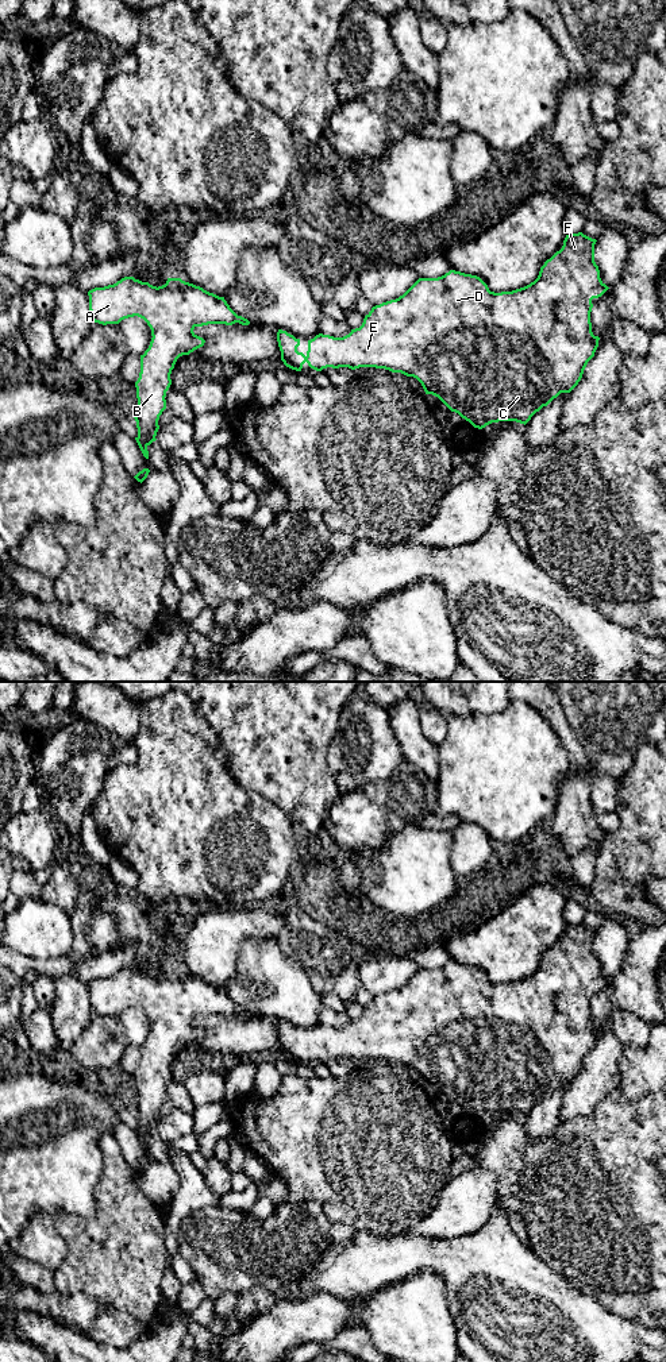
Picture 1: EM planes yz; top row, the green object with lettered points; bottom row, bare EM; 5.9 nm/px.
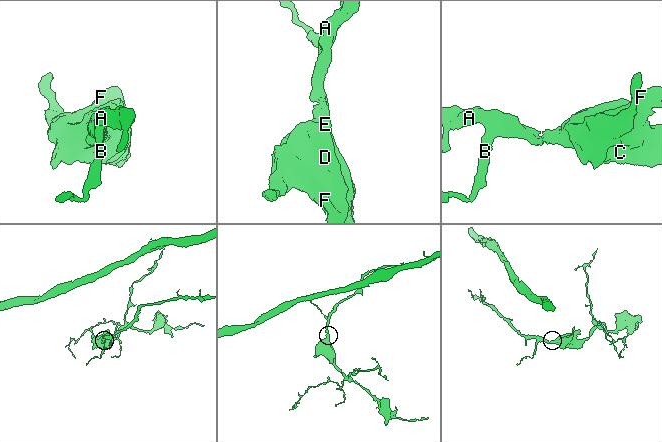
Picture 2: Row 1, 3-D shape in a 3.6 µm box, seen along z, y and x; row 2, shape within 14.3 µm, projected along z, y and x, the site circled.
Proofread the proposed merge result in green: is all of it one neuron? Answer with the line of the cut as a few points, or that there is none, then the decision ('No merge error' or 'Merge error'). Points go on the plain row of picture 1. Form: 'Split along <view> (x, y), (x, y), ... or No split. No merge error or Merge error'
No split. No merge error

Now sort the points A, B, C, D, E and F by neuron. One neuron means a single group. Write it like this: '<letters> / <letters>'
A B C D E F

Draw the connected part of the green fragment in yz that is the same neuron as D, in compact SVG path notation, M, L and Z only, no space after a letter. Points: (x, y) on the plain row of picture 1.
M582 923L566 926L562 939L544 953L538 969L512 983L490 983L480 968L455 961L438 969L419 969L399 989L373 998L362 1016L349 1026L334 1029L319 1025L308 1031L305 1046L297 1042L300 1030L278 1020L281 1052L296 1062L301 1062L307 1053L316 1062L327 1058L376 1058L401 1064L416 1069L426 1085L438 1088L474 1119L482 1120L498 1112L526 1116L543 1097L578 1076L598 1038L600 1029L592 1023L592 991L601 988L609 979L601 972L594 953L596 933Z

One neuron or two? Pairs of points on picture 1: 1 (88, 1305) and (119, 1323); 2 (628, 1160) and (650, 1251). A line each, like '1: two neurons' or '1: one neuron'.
1: two neurons
2: one neuron

